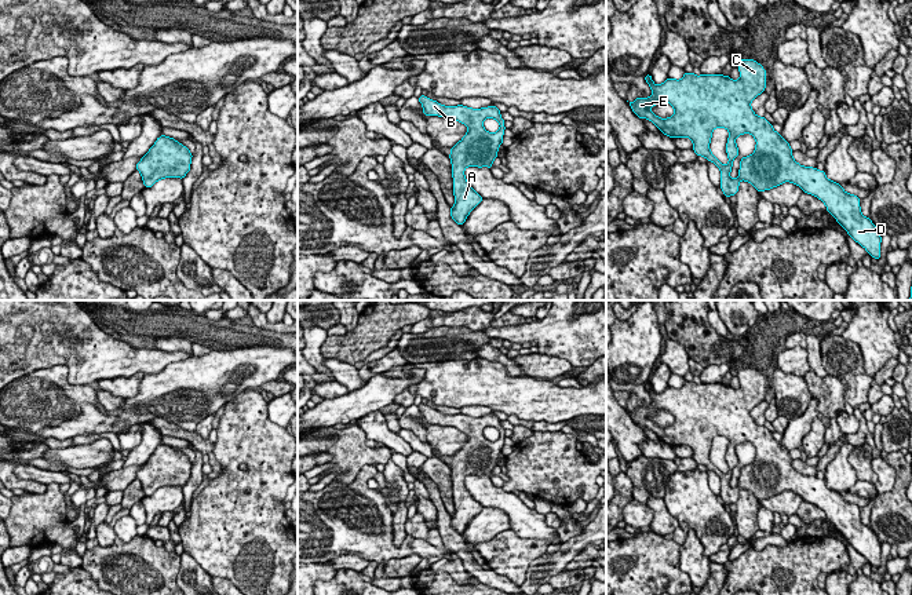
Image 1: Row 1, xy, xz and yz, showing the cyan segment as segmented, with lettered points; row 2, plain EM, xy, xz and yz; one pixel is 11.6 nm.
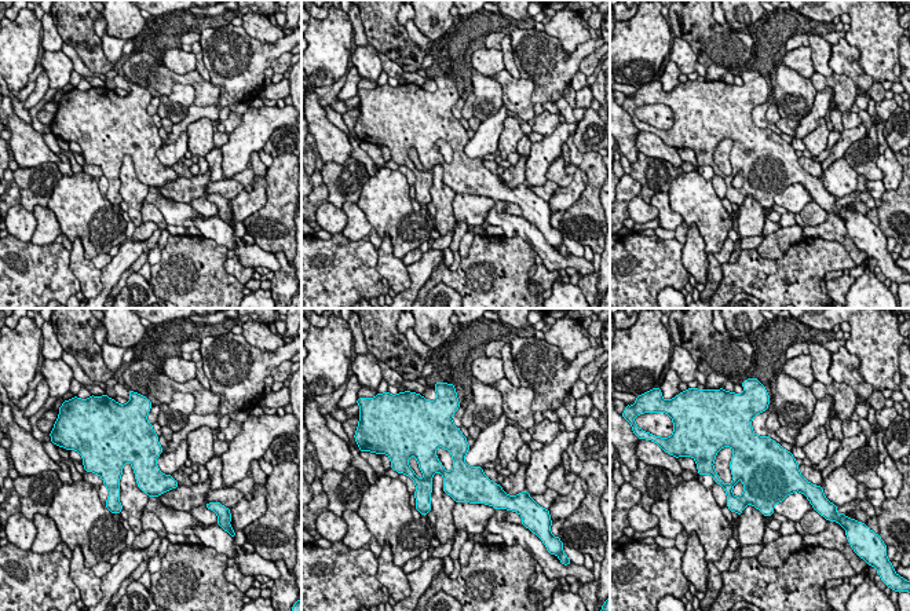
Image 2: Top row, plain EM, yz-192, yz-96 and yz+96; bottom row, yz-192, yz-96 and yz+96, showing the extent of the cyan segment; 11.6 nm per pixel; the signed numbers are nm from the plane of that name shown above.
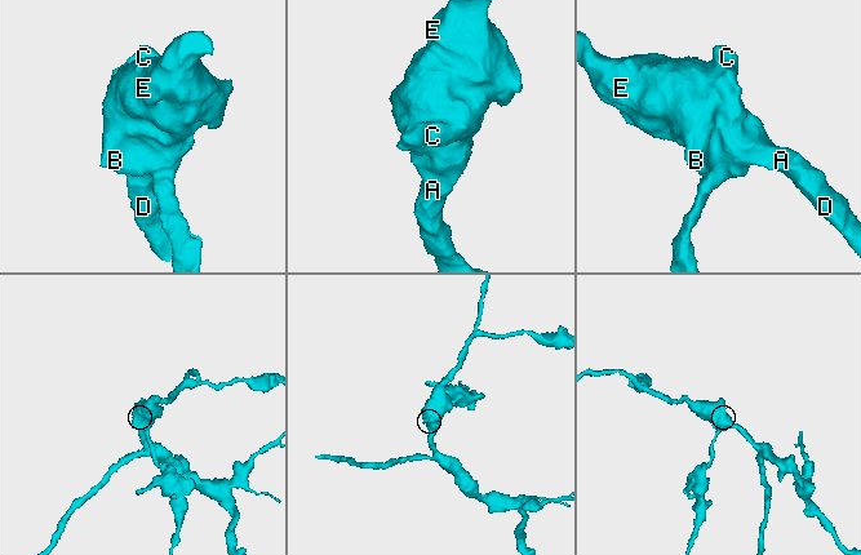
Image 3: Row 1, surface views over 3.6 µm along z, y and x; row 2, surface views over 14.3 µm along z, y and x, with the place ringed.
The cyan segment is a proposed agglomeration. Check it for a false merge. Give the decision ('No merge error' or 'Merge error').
No merge error

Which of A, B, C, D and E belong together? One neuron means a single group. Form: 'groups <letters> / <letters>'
groups A B C D E

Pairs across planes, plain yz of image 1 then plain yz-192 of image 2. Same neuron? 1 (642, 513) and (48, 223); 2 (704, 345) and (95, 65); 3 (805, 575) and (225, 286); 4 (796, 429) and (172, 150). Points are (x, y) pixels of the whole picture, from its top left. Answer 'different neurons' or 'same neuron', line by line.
1: different neurons
2: same neuron
3: same neuron
4: same neuron

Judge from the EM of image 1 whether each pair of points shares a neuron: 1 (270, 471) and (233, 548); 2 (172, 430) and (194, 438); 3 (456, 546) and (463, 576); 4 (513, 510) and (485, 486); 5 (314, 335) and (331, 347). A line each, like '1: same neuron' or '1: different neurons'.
1: same neuron
2: same neuron
3: different neurons
4: same neuron
5: different neurons

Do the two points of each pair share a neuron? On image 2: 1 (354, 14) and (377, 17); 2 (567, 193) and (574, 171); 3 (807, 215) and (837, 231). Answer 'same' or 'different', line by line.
1: different
2: same
3: different

